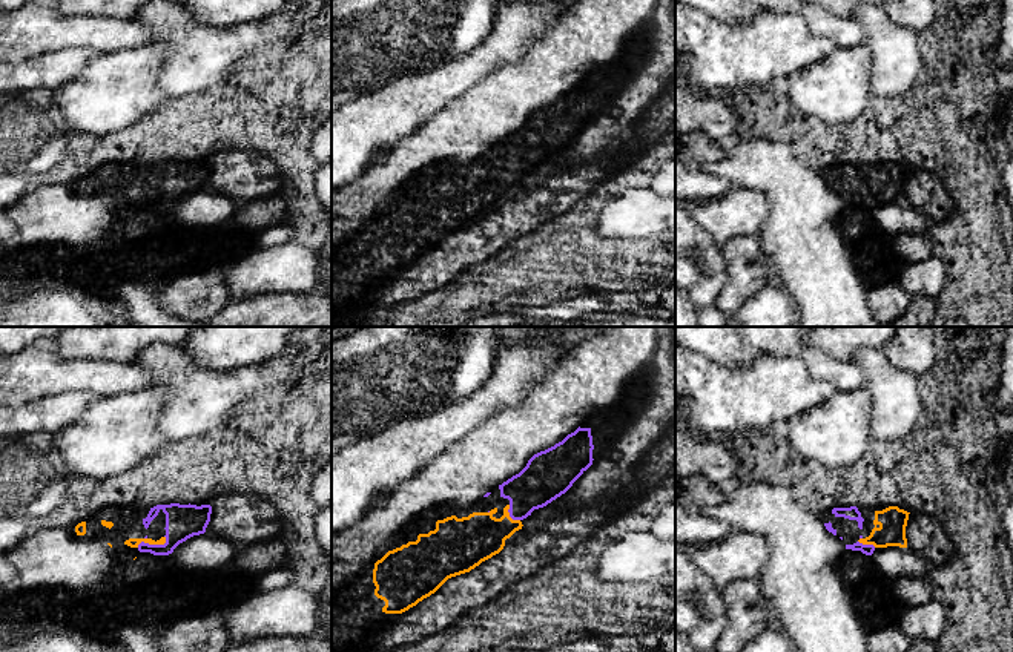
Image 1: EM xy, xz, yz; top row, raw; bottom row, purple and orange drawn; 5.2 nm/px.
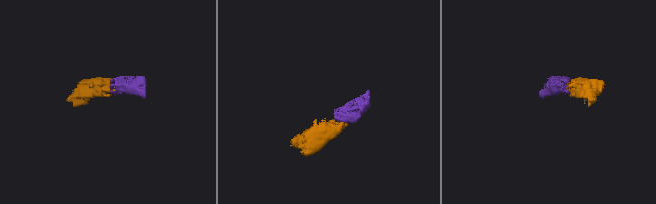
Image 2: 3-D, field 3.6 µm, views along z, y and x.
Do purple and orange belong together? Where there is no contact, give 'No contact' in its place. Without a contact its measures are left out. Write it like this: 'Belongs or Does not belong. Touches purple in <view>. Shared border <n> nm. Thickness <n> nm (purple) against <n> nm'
Belongs. Touches purple in xy. Shared border 170 nm. Thickness 180 nm (purple) against 50 nm

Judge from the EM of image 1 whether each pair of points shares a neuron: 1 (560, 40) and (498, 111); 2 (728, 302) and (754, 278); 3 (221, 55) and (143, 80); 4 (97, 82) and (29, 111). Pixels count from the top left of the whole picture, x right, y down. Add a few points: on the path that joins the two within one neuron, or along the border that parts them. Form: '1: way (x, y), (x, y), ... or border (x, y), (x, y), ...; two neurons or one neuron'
1: way (551, 57), (514, 94); one neuron
2: way (734, 296), (748, 283); one neuron
3: border (151, 42), (168, 48), (160, 77), (166, 94); two neurons
4: border (52, 91), (52, 100), (72, 131); two neurons

